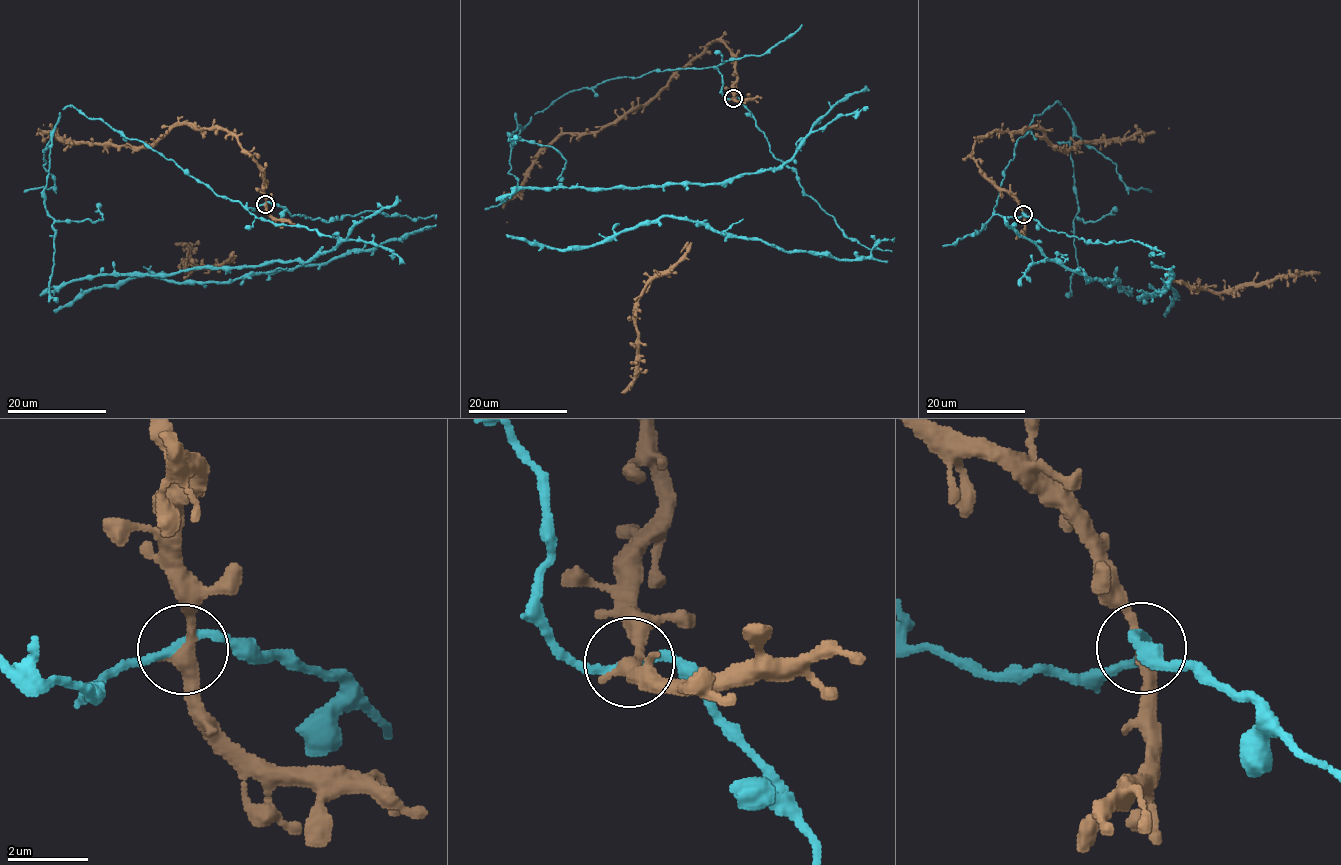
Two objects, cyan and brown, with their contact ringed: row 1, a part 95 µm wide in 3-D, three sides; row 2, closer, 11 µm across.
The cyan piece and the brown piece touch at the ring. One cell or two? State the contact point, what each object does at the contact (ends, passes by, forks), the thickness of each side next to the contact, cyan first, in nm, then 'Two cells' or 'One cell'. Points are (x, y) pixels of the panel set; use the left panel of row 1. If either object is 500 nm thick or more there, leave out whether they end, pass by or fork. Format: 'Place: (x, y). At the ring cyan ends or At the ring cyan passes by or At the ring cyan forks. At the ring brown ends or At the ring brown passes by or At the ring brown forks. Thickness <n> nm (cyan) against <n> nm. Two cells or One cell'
Place: (265, 204). At the ring cyan passes by. At the ring brown passes by. Thickness 200 nm (cyan) against 320 nm. Two cells

